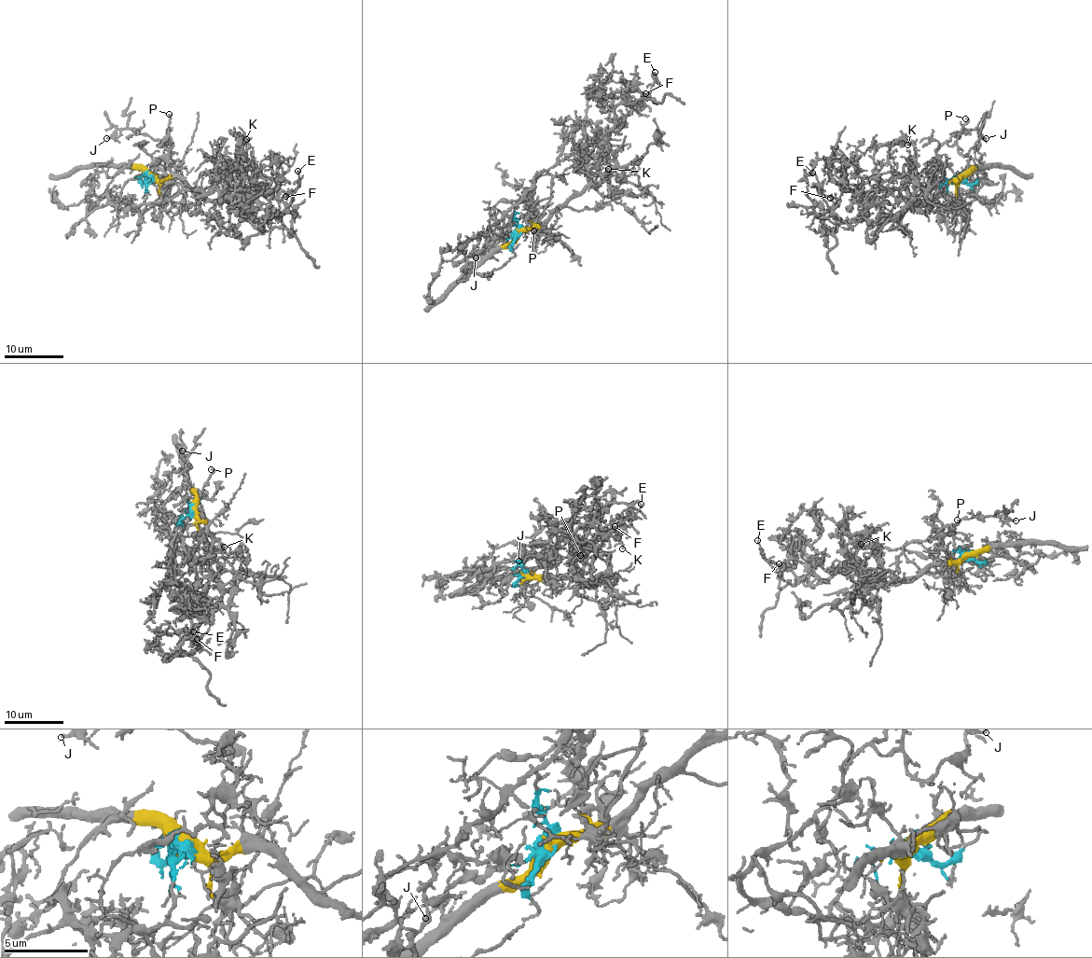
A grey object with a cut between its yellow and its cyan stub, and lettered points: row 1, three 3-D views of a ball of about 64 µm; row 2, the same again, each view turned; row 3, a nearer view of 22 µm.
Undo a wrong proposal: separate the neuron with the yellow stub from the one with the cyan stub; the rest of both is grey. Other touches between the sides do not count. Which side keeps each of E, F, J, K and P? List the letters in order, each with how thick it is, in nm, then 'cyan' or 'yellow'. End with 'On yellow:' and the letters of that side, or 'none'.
E: 160 nm thick; cyan
F: 160 nm thick; cyan
J: 160 nm thick; cyan
K: 140 nm thick; cyan
P: 140 nm thick; cyan
On yellow: none

